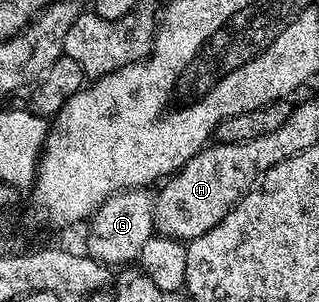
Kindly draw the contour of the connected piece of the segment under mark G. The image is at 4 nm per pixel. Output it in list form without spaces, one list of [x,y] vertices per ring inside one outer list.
[[[149,188],[122,189],[112,195],[94,216],[89,218],[90,230],[86,233],[85,252],[97,261],[111,267],[126,267],[137,262],[140,251],[144,251],[144,243],[155,236],[154,198]]]

